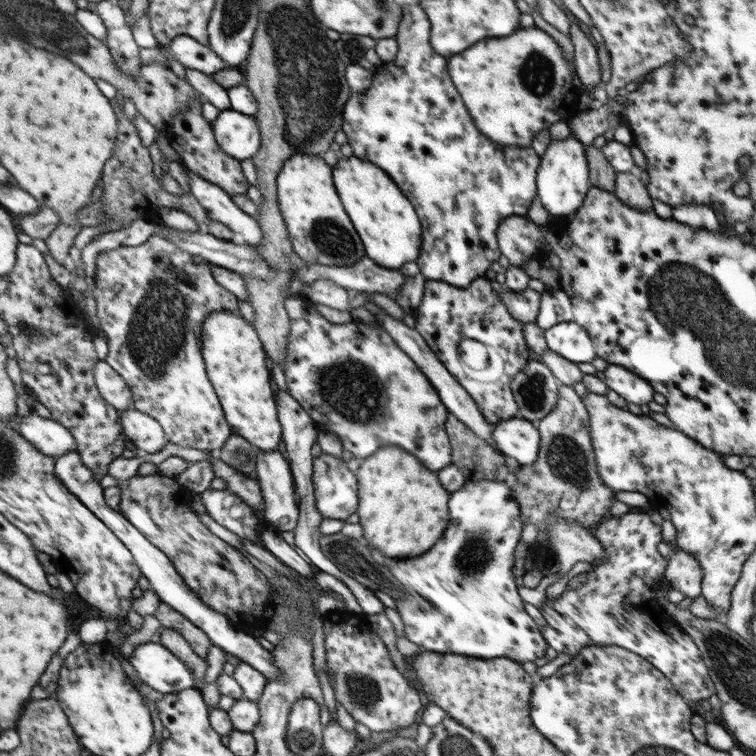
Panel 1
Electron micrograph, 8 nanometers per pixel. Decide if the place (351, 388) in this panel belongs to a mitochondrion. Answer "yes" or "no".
yes

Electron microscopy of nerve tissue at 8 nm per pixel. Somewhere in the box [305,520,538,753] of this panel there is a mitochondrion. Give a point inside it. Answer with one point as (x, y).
(364, 691)

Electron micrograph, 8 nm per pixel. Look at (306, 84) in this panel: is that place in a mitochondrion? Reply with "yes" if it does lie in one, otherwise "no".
yes

